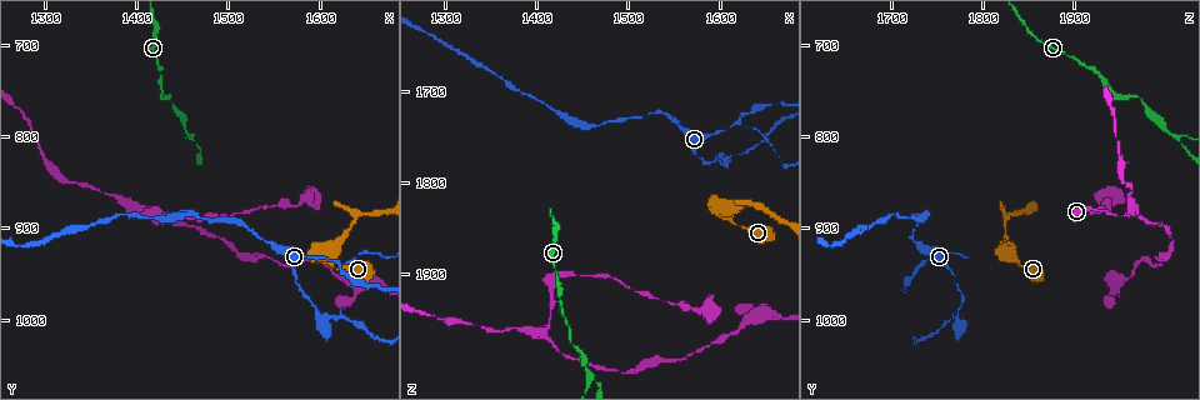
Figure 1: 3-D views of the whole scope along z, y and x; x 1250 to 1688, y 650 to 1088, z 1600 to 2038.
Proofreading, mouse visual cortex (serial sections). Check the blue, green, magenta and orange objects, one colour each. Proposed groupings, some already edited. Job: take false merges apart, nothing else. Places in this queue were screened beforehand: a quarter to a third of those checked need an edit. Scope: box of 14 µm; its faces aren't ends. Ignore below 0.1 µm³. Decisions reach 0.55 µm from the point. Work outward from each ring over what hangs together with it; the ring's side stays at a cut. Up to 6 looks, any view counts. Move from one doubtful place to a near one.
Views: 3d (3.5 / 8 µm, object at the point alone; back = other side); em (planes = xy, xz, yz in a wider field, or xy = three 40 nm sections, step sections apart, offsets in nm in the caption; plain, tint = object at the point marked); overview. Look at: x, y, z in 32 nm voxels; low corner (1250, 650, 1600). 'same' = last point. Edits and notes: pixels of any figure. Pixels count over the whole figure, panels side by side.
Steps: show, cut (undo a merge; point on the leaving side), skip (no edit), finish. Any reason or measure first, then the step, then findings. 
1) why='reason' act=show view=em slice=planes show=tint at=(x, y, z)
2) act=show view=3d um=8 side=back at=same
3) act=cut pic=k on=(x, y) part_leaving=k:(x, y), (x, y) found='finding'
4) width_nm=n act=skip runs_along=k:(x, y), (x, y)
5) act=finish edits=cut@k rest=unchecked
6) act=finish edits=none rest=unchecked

why='a narrow waist' act=show view=3d um=3.5 side=back at=(1595, 990, 1775)

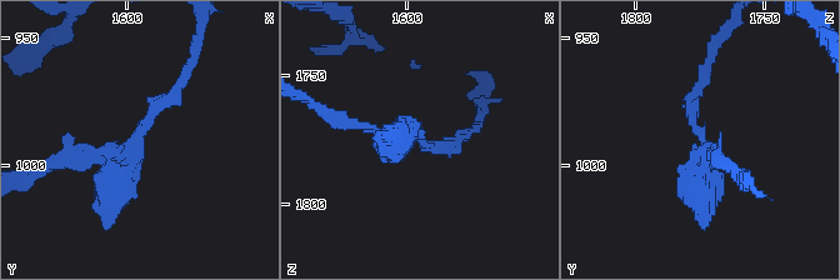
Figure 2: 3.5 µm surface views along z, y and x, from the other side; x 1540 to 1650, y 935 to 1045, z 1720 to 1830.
why='need the tissue' act=show view=em slice=planes show=tint at=(1598, 994, 1772)

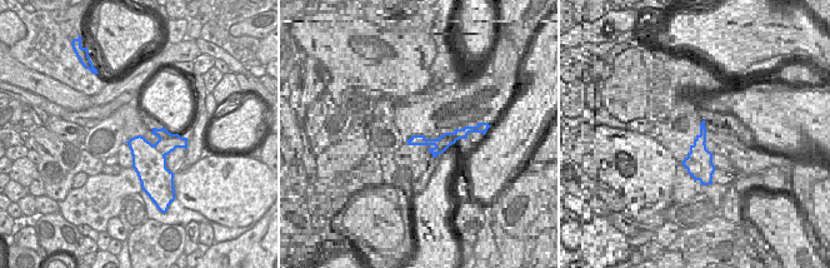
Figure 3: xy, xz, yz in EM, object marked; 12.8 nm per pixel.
act=cut pic=2 on=(340, 121) border=3:(153, 145), (164, 155) found='a second cell is stuck on'

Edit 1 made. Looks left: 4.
act=show view=overview

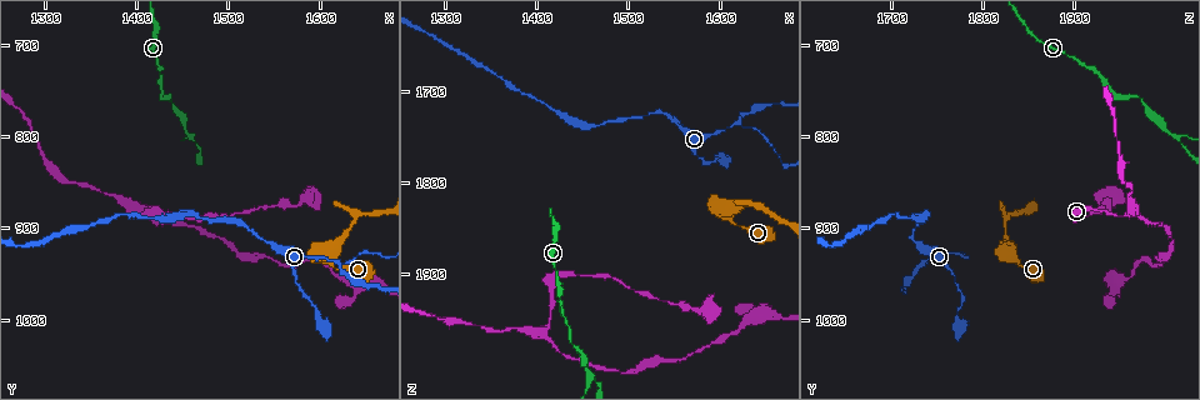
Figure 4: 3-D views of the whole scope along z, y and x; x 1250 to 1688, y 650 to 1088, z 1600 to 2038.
why='three arms meet' act=show view=em slice=xy step=5 show=tint at=(1620, 940, 1735)

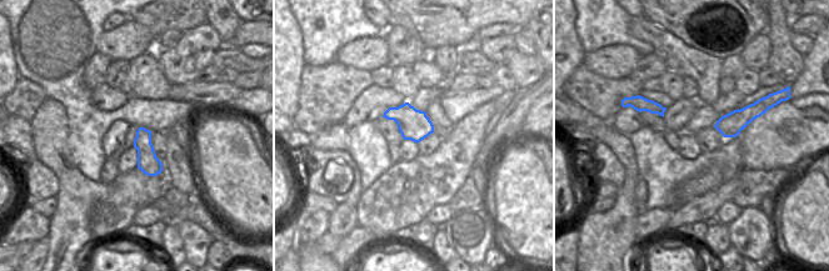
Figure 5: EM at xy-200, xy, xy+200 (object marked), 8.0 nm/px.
act=show view=3d um=3.5 at=same

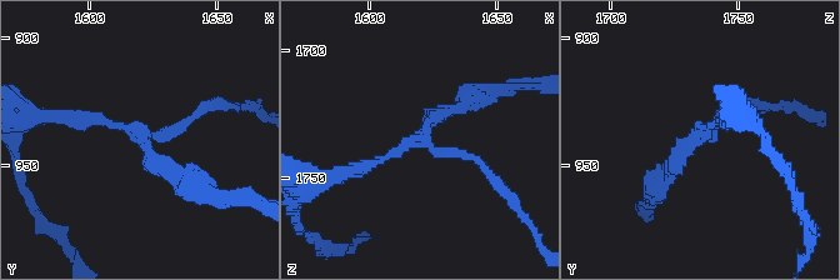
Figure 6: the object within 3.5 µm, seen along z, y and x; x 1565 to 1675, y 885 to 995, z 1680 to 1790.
arms=3 act=skip runs_along=6:(350, 170), (423, 141), (426, 121), (469, 96) found='continuous, no second cell'

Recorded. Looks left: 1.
act=finish edits=cut@2 rest=unchecked

